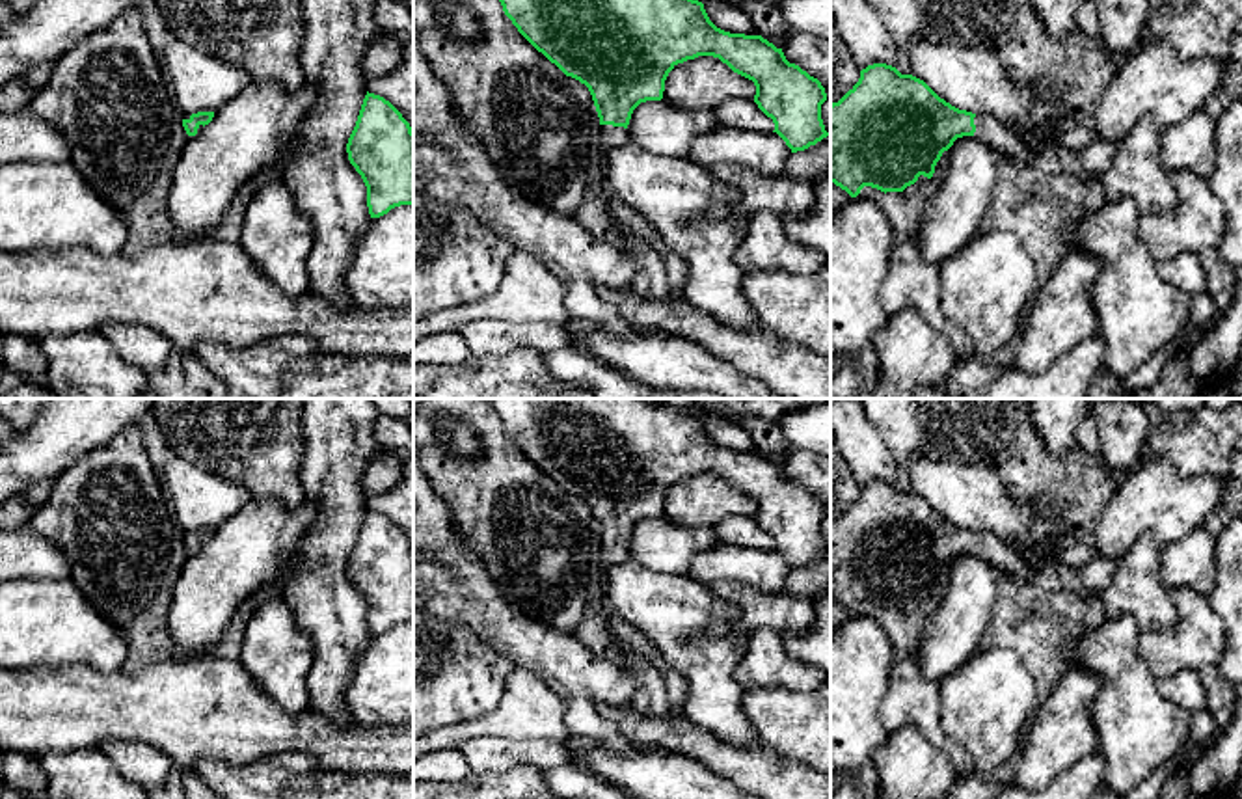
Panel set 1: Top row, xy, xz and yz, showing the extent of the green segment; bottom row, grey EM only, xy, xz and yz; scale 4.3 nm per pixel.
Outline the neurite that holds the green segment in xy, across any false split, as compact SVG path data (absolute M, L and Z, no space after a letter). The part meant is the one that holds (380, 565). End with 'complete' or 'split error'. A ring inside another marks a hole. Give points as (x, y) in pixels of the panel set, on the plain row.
M367 508L346 570L367 603L371 635L413 622L413 548L389 518Z | complete

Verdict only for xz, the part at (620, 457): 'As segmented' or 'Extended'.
Extended

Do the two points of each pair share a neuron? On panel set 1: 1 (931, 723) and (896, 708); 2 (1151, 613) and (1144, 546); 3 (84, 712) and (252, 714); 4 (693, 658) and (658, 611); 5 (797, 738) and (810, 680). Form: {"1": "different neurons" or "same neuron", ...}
{"1": "same neuron", "2": "same neuron", "3": "same neuron", "4": "same neuron", "5": "different neurons"}

